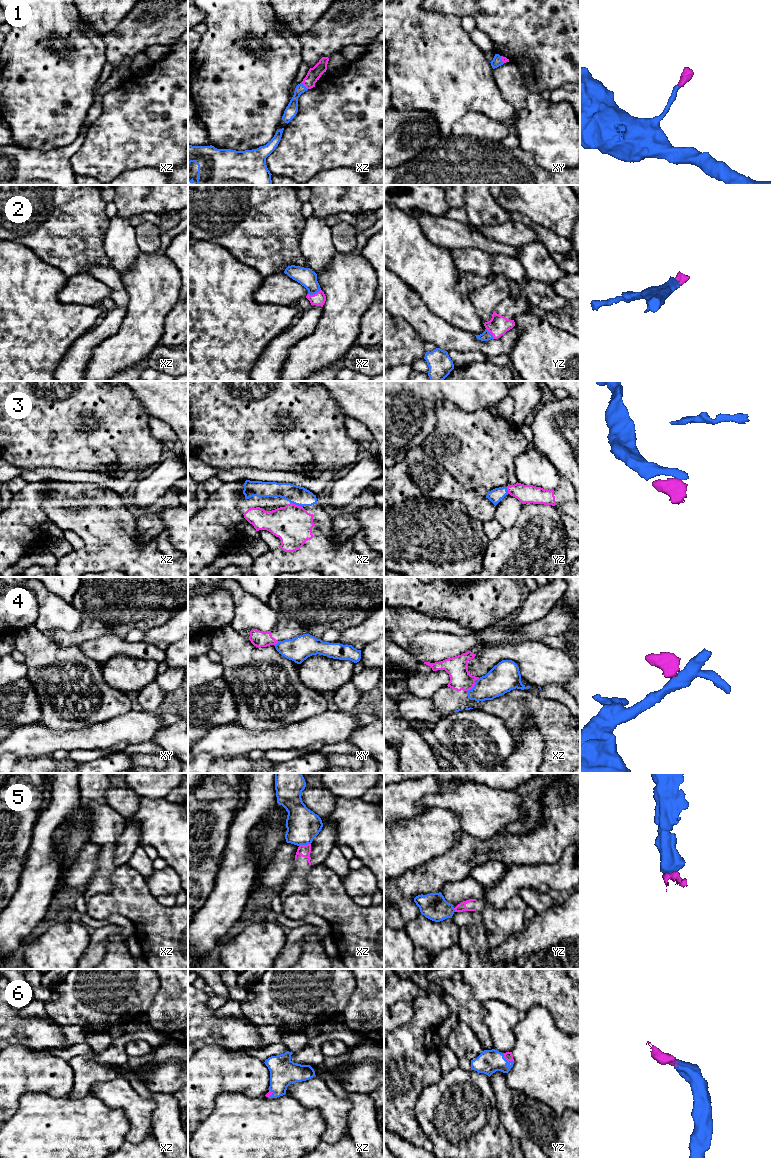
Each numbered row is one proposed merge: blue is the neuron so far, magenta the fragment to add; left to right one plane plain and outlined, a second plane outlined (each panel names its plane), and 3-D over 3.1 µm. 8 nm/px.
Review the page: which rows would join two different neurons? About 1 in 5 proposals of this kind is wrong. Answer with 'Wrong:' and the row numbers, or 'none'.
Wrong: 4

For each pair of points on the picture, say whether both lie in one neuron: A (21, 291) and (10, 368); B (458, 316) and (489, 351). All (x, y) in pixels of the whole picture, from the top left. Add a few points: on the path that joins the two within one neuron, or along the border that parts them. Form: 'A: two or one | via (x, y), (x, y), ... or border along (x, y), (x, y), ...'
A: one | via (10, 310), (10, 349)
B: two | border along (452, 325), (470, 331), (474, 335)

